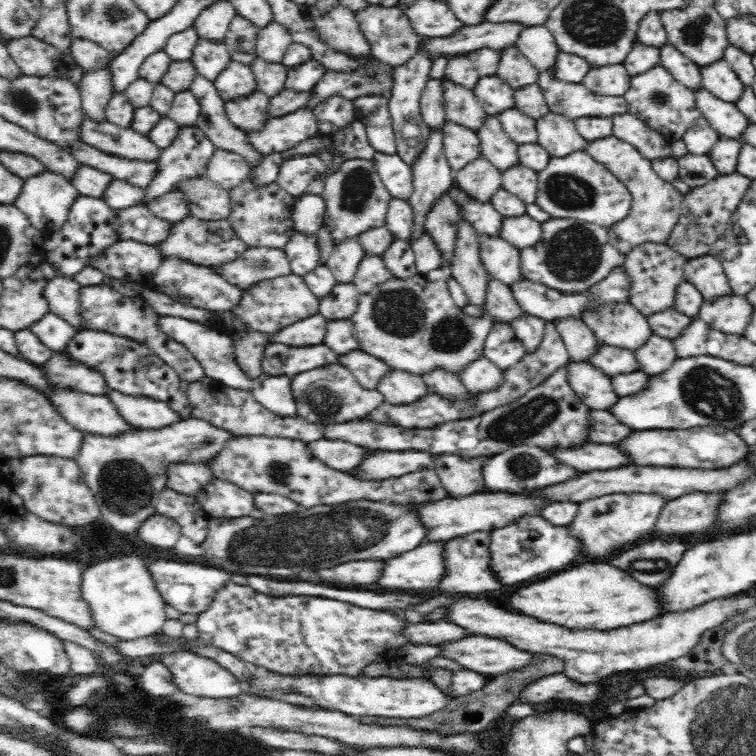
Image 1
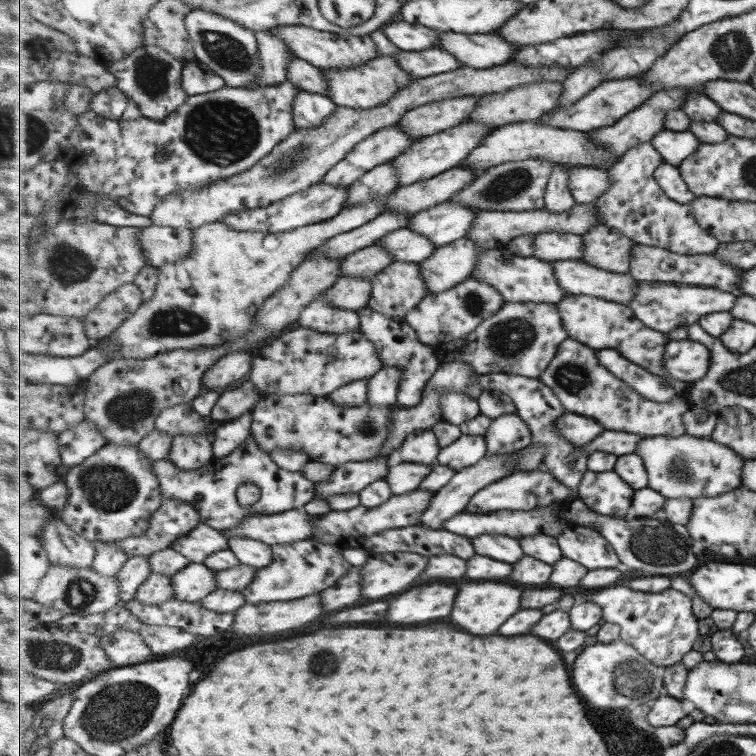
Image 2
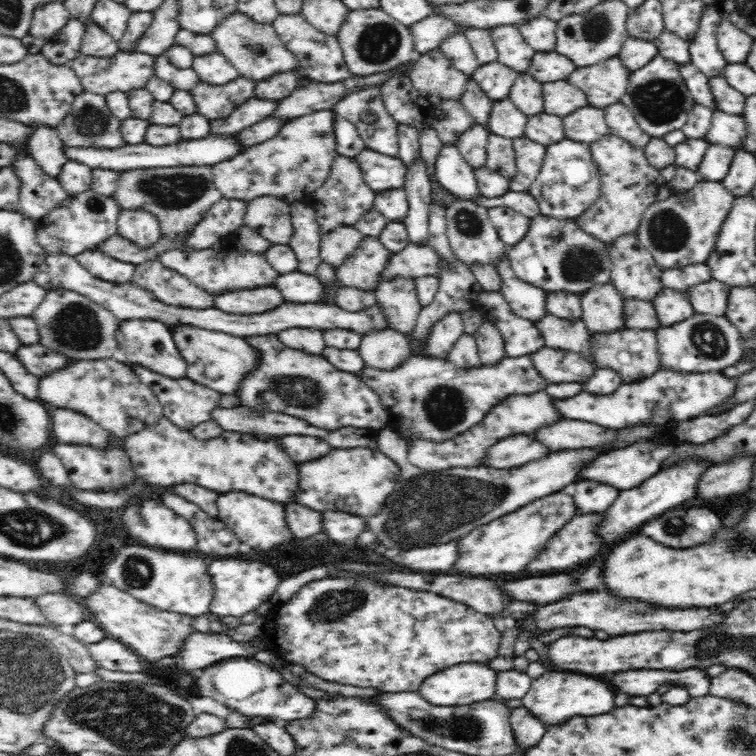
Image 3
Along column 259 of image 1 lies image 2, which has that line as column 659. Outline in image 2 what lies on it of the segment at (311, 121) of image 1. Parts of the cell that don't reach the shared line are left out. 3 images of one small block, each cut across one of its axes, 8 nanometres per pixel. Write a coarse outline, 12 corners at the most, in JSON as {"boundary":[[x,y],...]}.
{"boundary":[[666,128],[651,142],[679,167],[703,144],[693,132]]}

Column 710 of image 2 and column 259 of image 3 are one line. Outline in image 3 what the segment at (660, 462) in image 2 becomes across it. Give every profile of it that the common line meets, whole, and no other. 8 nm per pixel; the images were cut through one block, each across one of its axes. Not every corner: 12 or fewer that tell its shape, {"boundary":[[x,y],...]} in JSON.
{"boundary":[[162,416],[121,442],[139,478],[284,505],[300,466],[278,438],[197,439]]}

